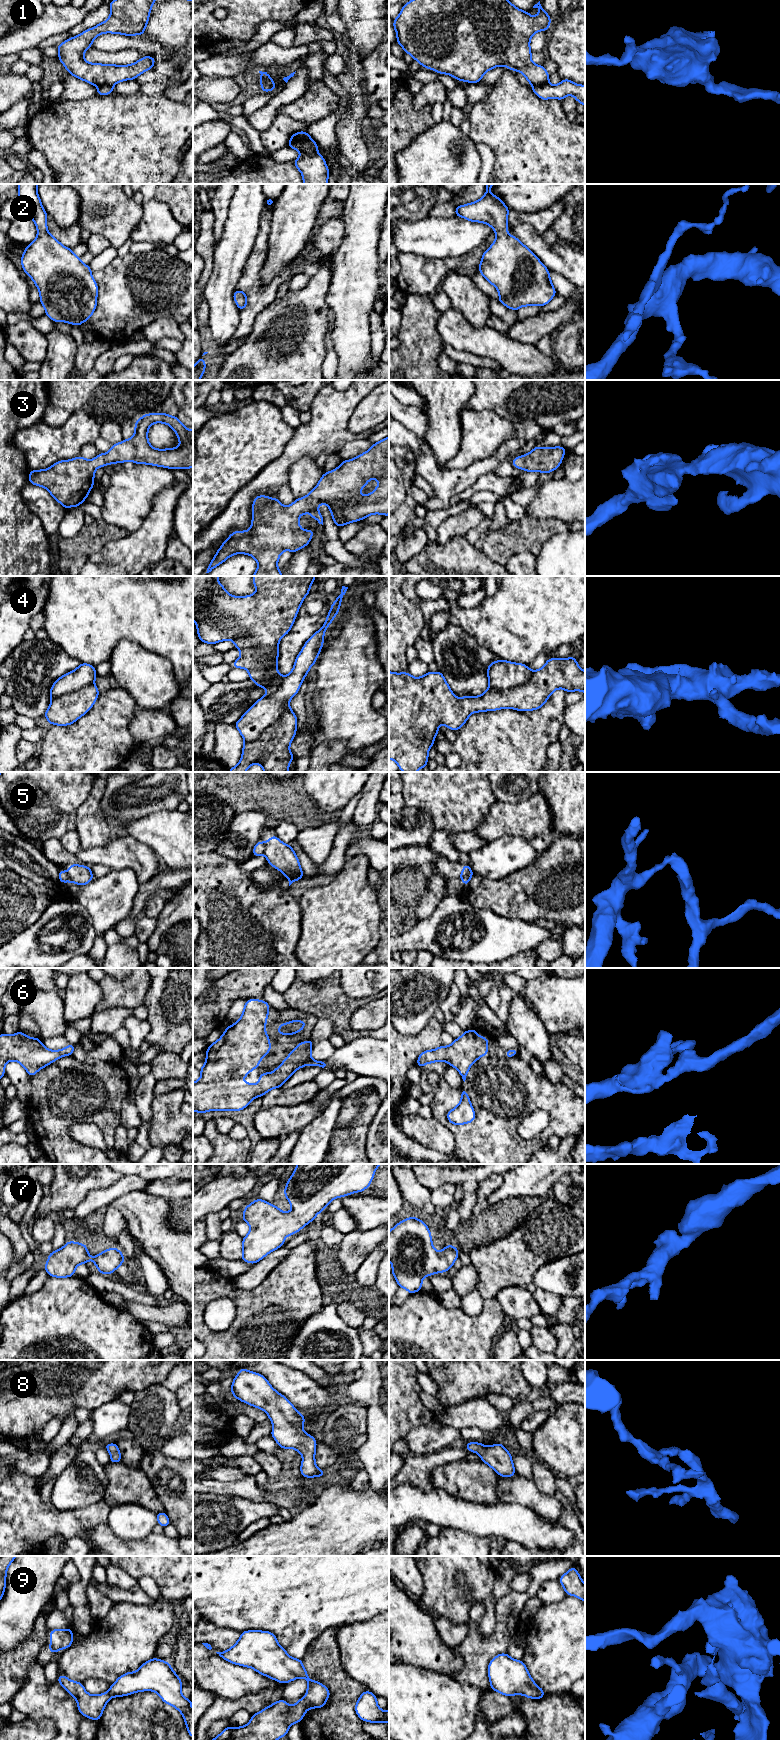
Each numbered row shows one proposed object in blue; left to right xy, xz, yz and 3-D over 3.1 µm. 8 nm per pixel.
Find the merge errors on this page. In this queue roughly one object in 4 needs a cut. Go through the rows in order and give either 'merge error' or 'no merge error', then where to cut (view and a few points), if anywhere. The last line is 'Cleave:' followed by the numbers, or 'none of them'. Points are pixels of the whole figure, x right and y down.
1: merge error; cut yz (547, 82), (532, 86)
2: no merge error; cut none
3: no merge error; cut none
4: no merge error; cut none
5: merge error; cut xz (263, 843), (264, 853)
6: no merge error; cut none
7: no merge error; cut none
8: no merge error; cut none
9: merge error; cut xz (305, 1696), (307, 1708)
Cleave: 1, 5, 9

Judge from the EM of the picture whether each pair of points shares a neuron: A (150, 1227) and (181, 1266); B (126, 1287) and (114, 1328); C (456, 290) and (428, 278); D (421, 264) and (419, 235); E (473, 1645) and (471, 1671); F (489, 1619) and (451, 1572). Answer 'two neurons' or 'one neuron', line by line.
A: one neuron
B: two neurons
C: two neurons
D: two neurons
E: one neuron
F: one neuron

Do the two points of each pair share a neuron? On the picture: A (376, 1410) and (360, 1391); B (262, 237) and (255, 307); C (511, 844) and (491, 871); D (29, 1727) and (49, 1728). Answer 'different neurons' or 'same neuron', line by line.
A: same neuron
B: same neuron
C: same neuron
D: same neuron

